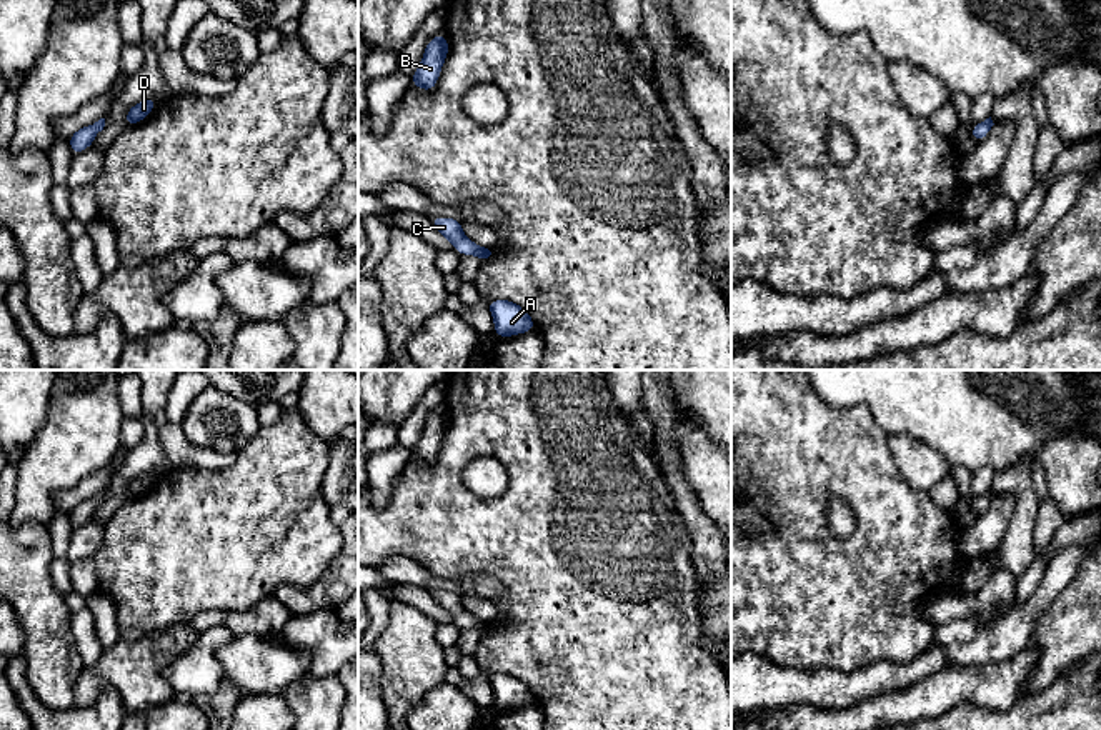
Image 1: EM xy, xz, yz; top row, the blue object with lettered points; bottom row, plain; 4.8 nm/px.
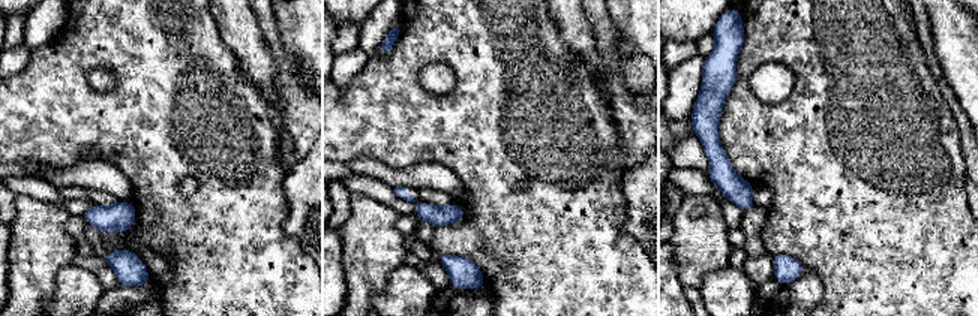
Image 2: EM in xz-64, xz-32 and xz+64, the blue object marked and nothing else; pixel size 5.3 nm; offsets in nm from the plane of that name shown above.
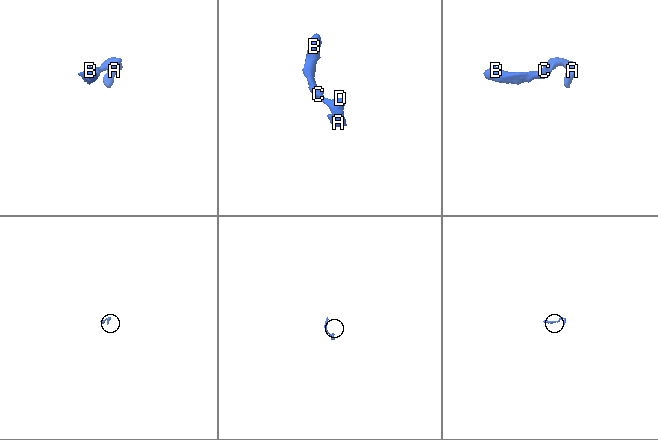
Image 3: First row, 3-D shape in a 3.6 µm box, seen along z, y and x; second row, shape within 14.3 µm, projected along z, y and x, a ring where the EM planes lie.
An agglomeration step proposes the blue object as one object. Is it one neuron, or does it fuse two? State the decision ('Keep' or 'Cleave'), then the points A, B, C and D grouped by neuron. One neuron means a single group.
Keep. Groups: A B C D

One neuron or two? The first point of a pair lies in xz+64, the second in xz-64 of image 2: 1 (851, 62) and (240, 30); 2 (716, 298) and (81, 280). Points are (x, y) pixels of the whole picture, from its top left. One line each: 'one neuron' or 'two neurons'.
1: two neurons
2: one neuron

